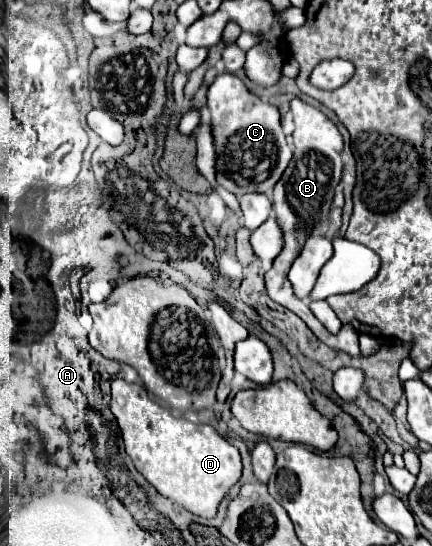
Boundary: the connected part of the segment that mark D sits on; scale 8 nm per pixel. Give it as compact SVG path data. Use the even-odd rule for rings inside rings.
M121 378L113 380L113 384L111 384L111 412L121 430L125 452L133 460L135 468L143 474L143 478L151 486L155 486L155 490L161 496L177 502L185 510L189 510L201 518L213 518L221 498L241 478L243 464L241 464L239 450L233 444L229 444L225 438L221 438L213 426L193 424L193 422L185 420L183 416L175 416L171 410L157 404L141 384L129 384Z

